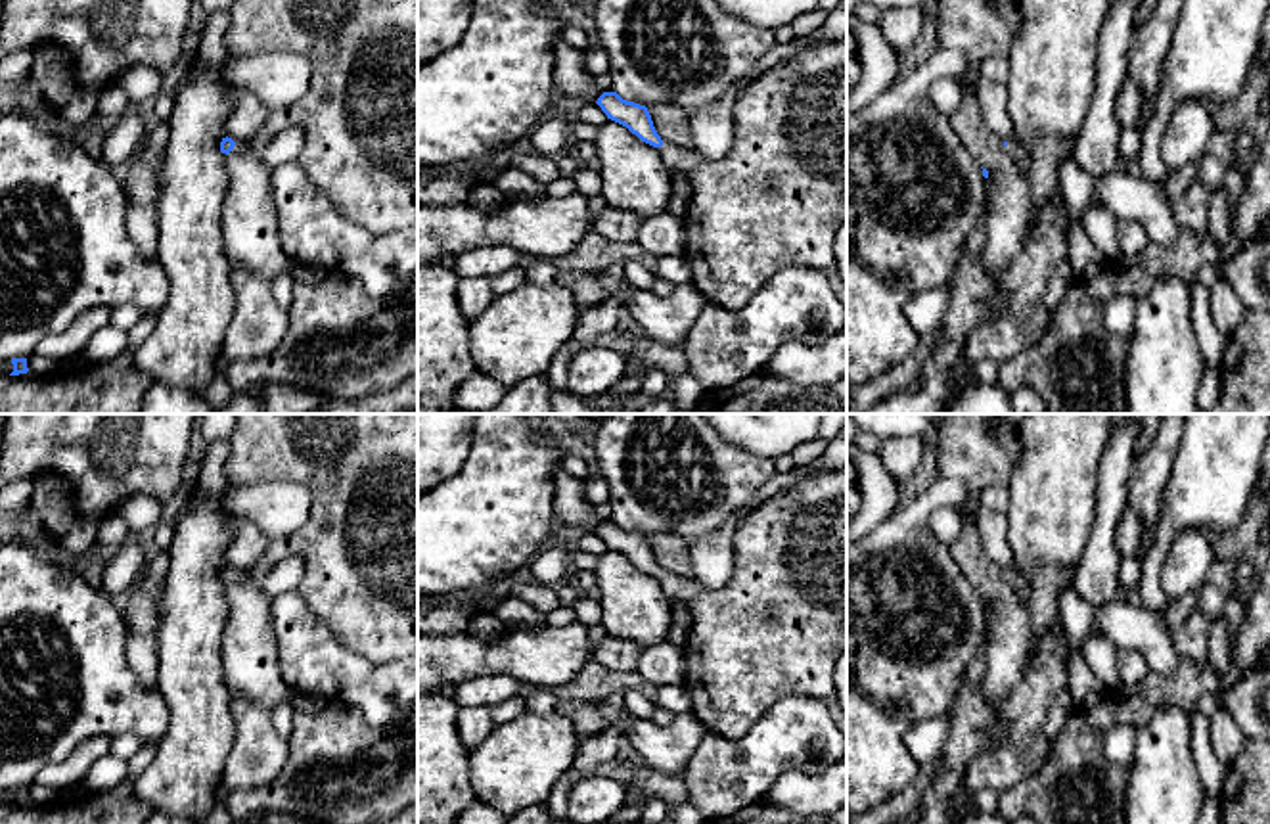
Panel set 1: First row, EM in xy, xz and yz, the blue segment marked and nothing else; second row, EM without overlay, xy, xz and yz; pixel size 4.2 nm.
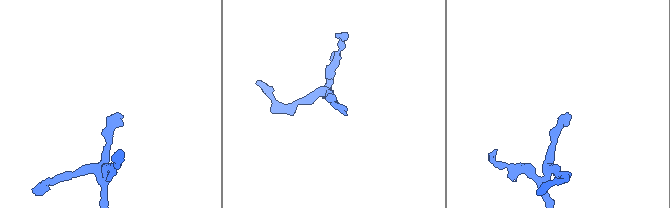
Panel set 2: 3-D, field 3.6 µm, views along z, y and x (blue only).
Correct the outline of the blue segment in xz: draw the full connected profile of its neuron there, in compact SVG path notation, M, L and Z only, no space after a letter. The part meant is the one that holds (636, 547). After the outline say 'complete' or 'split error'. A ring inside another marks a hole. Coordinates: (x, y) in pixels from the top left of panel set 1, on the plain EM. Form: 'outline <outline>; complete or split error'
outline M749 510L728 515L709 537L690 546L693 563L690 579L665 575L646 535L626 531L617 521L603 521L596 533L607 548L626 556L642 571L657 577L670 602L692 604L699 592L716 590L728 583L736 561L732 540Z; split error

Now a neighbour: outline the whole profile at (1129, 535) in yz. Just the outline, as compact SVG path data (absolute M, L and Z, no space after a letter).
M1126 506L1121 514L1119 525L1115 529L1115 548L1121 558L1136 558L1144 542L1144 525L1140 515Z

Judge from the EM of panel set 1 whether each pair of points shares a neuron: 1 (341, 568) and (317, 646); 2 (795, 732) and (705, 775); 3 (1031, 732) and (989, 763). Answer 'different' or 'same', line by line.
1: different
2: same
3: same

